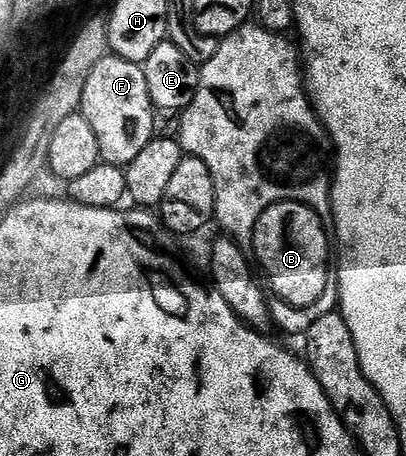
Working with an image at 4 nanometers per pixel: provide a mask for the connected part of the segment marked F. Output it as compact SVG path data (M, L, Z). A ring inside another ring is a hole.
M106 56L89 73L81 112L97 135L100 159L114 166L126 168L157 134L157 111L149 96L149 84L145 84L143 67L124 58Z

